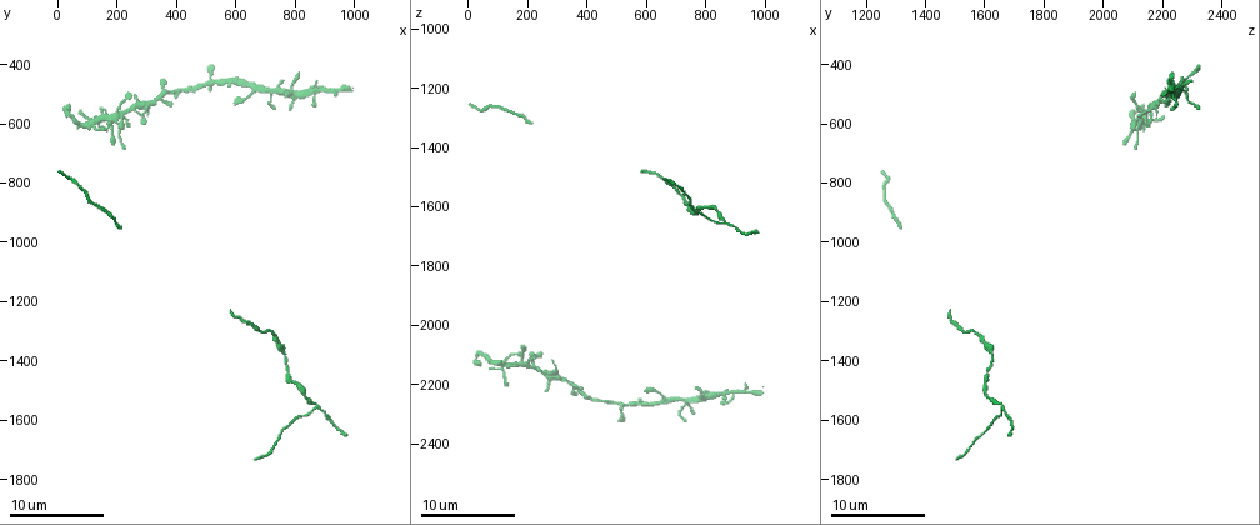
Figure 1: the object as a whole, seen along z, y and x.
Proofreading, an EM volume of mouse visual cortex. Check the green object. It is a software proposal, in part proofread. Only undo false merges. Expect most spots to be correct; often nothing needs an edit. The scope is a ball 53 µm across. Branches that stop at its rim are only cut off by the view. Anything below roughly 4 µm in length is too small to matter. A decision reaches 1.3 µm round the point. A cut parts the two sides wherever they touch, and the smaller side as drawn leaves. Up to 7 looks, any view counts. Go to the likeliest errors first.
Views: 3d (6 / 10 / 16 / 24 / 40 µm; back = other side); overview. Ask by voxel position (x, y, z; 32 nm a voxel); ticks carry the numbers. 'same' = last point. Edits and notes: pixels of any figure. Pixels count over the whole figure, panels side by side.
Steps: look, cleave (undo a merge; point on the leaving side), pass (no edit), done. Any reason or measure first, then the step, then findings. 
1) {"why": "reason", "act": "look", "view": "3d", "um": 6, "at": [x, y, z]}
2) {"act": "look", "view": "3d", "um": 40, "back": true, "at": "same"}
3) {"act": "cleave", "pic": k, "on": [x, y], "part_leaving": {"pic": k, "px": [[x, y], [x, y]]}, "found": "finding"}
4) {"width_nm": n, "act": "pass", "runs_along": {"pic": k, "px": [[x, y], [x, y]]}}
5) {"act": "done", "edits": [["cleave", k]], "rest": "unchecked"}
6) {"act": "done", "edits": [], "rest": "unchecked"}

{"why": "arms part here", "act": "look", "view": "3d", "um": 10, "at": [860, 1560, 1650]}

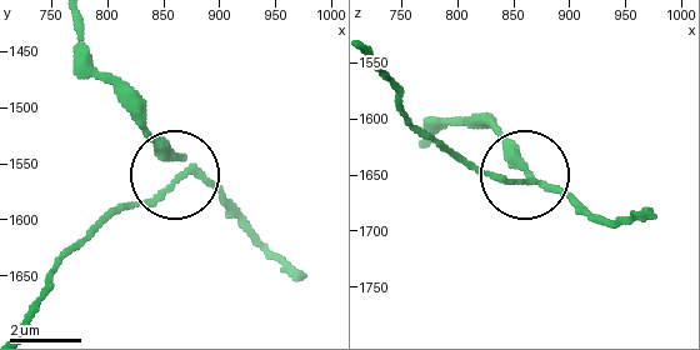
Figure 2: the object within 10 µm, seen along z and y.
{"act": "look", "view": "3d", "um": 6, "at": [872, 1562, 1658]}

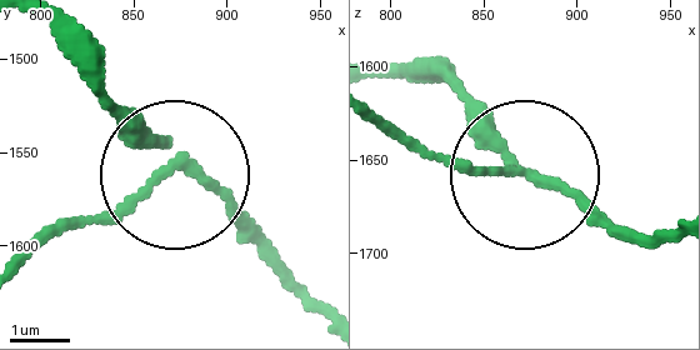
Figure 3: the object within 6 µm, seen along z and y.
{"act": "cleave", "pic": 3, "on": [96, 219], "part_leaving": {"pic": 3, "px": [[163, 171], [33, 255]]}, "found": "two neurons meet here"}

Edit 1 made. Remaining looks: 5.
{"why": "four or more arms meet", "act": "look", "view": "3d", "um": 10, "at": [190, 570, 2130]}

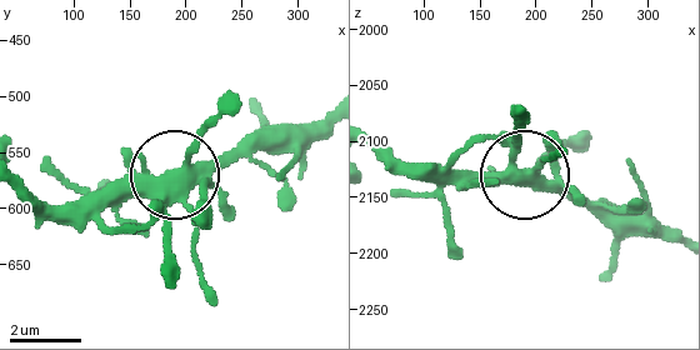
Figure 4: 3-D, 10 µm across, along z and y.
{"act": "look", "view": "3d", "um": 10, "back": true, "at": "same"}

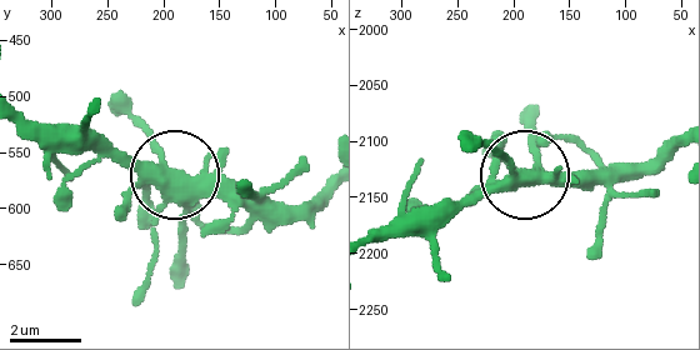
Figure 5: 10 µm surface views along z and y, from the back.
{"arms": 5, "act": "pass", "found": "one neuron here"}

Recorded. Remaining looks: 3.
{"why": "sudden change in width", "act": "look", "view": "3d", "um": 10, "at": [760, 1360, 1620]}

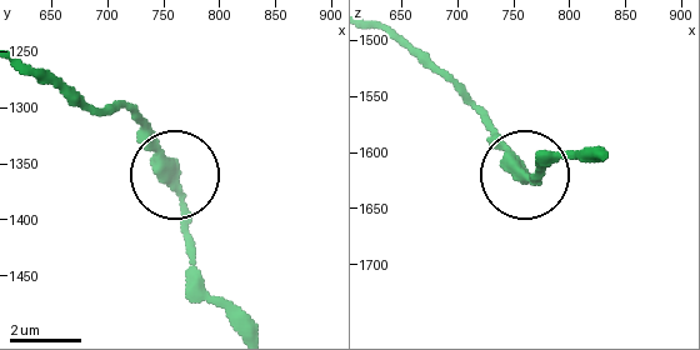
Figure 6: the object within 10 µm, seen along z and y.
{"width_nm": 390, "act": "pass", "found": "all the same neuron"}

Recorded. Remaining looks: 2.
{"act": "done", "edits": [["cleave", 3]], "rest": "unchecked"}

